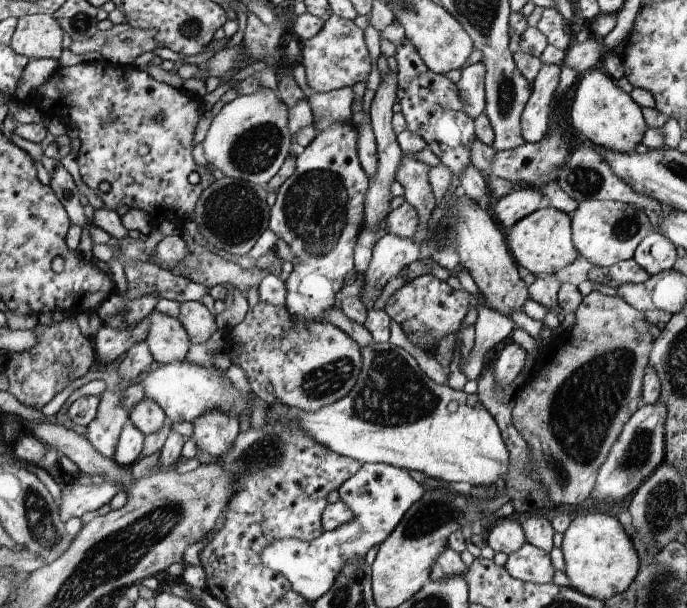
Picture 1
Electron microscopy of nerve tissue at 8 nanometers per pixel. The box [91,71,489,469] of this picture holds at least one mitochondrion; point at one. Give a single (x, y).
(394, 395)

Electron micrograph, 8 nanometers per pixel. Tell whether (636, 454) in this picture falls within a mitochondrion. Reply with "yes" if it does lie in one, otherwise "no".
yes

